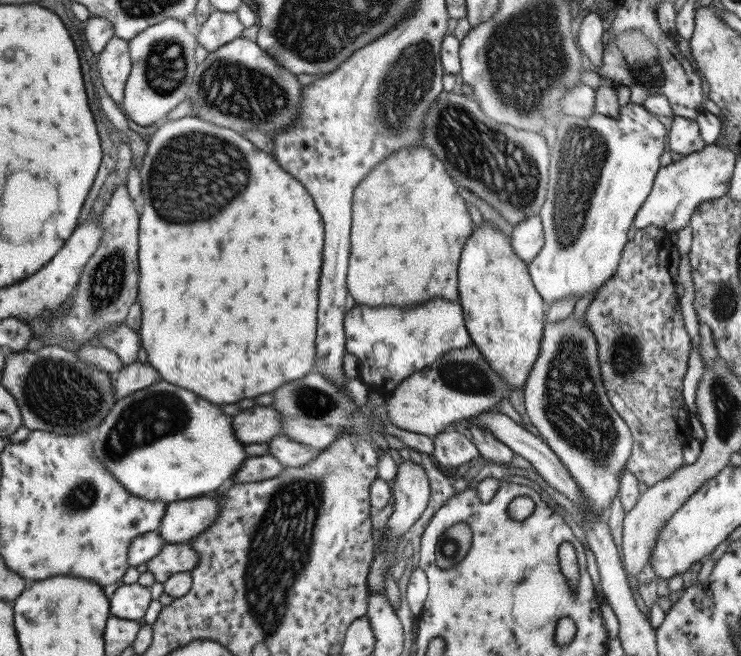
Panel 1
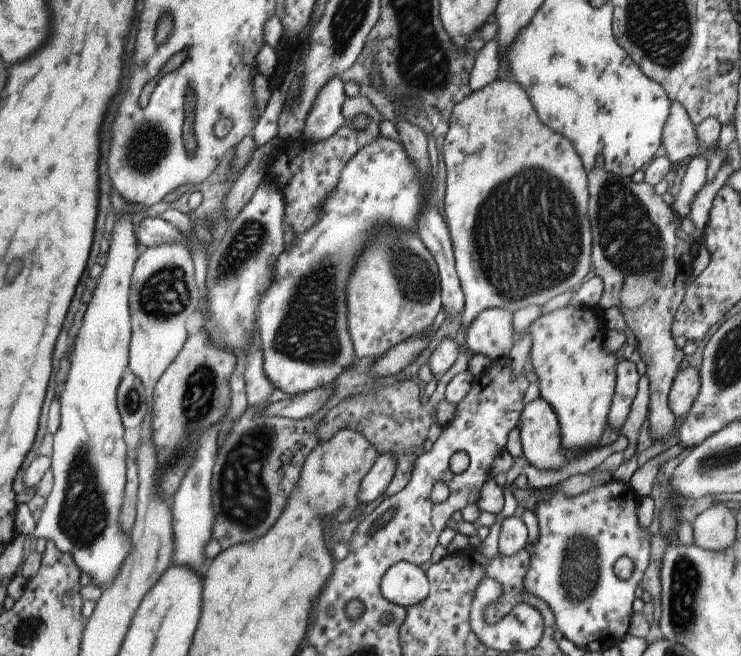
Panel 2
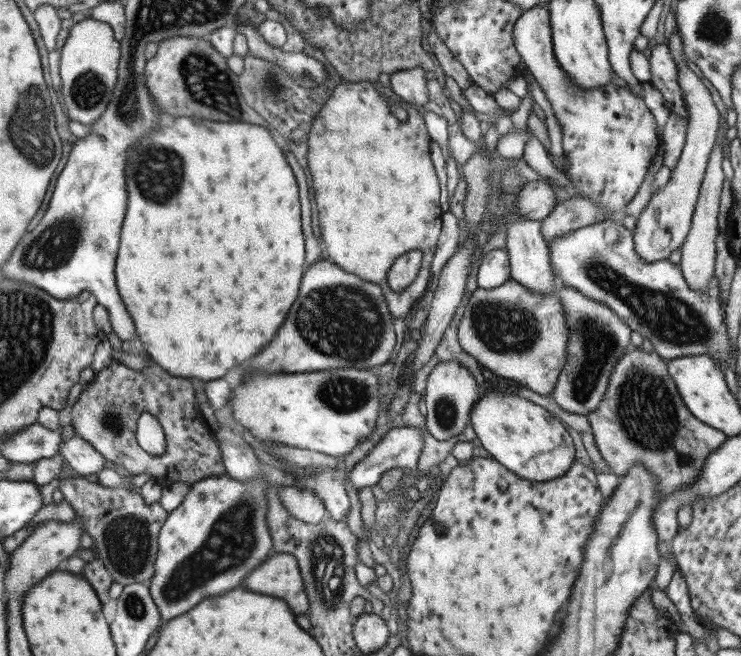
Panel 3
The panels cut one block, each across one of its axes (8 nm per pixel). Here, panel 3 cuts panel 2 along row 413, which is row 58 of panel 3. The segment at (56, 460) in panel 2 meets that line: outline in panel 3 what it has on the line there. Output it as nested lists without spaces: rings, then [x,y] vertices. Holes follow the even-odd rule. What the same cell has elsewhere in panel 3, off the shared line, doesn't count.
[[[86,18],[71,26],[61,46],[58,67],[61,96],[70,120],[89,126],[100,118],[116,82],[119,56],[119,41],[115,40],[107,24]]]

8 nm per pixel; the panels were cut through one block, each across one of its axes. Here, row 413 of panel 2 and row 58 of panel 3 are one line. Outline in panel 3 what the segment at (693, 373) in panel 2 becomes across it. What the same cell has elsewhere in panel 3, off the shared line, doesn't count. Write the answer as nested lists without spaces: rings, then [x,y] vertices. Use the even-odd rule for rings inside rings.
[[[678,30],[671,34],[665,44],[671,59],[677,67],[678,86],[687,111],[686,135],[676,166],[670,170],[669,181],[658,187],[655,193],[650,194],[647,205],[641,209],[641,212],[636,217],[632,240],[635,252],[643,262],[657,262],[657,260],[667,259],[673,250],[680,248],[683,244],[691,226],[691,217],[699,194],[699,187],[701,186],[703,174],[705,174],[706,163],[710,153],[713,151],[717,126],[719,126],[719,113],[715,109],[715,105],[713,105],[709,90],[705,88],[703,82],[685,64],[687,60],[684,56]]]

